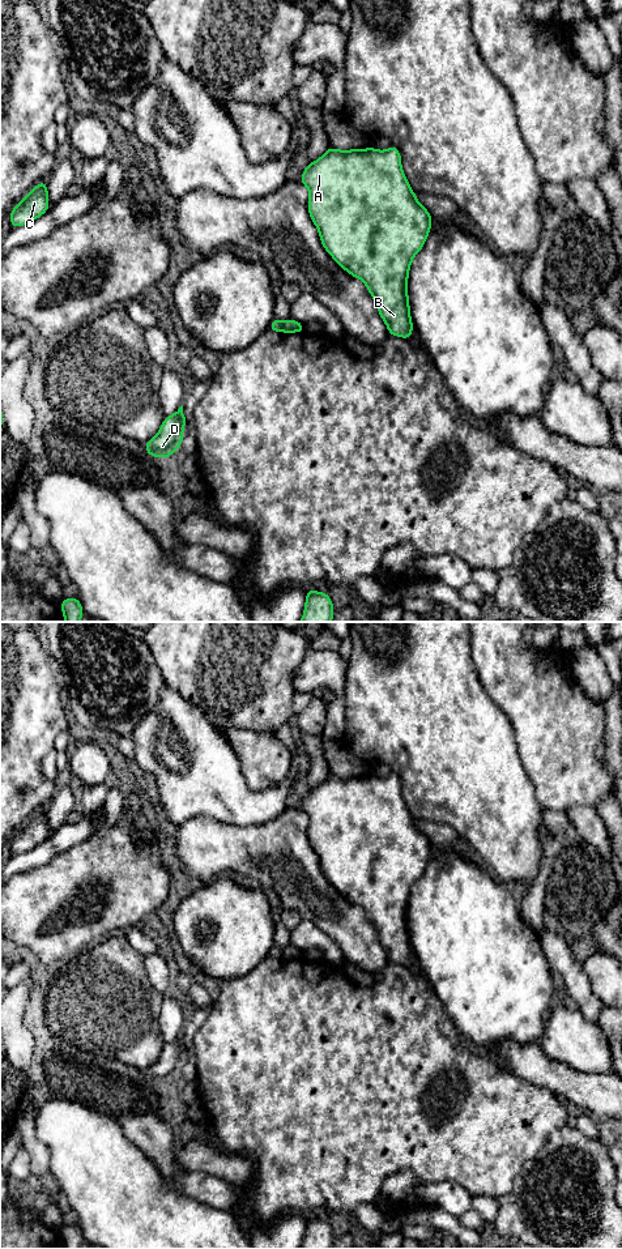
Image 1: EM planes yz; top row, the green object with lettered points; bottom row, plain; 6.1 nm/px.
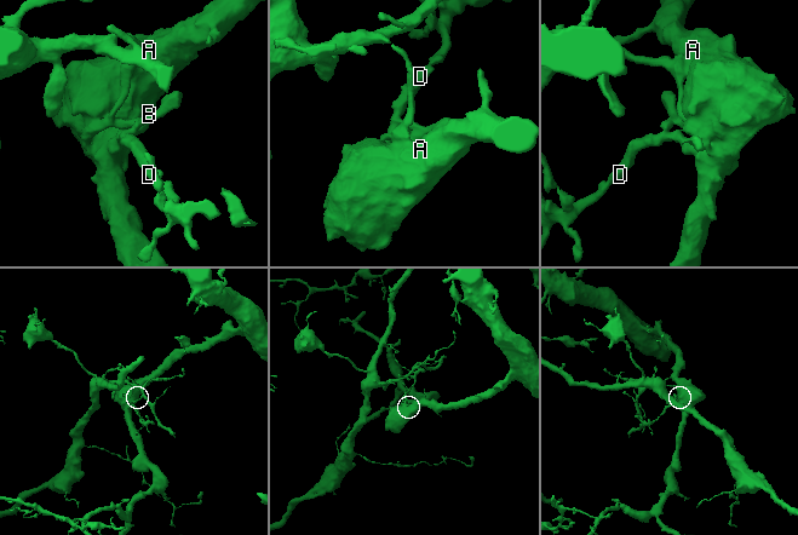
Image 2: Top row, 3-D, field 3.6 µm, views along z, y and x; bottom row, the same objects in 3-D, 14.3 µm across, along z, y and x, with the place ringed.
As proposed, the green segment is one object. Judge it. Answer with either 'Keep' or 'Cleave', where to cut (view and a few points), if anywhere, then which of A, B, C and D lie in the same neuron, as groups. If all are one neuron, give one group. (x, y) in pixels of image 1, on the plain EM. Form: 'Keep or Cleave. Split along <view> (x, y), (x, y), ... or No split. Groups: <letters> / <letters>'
Cleave. Split along yz (282, 949), (280, 958). Groups: A B D / C

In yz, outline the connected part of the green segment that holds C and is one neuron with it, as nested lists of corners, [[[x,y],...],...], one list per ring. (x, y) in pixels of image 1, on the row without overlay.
[[[43,807],[12,836],[9,841],[10,852],[16,856],[31,851],[34,847],[43,843],[48,835],[48,817],[46,807]]]

